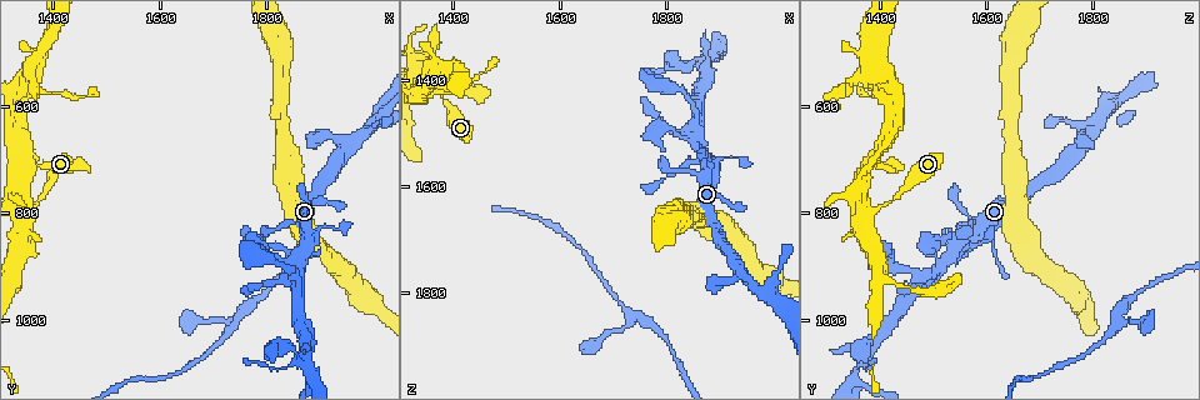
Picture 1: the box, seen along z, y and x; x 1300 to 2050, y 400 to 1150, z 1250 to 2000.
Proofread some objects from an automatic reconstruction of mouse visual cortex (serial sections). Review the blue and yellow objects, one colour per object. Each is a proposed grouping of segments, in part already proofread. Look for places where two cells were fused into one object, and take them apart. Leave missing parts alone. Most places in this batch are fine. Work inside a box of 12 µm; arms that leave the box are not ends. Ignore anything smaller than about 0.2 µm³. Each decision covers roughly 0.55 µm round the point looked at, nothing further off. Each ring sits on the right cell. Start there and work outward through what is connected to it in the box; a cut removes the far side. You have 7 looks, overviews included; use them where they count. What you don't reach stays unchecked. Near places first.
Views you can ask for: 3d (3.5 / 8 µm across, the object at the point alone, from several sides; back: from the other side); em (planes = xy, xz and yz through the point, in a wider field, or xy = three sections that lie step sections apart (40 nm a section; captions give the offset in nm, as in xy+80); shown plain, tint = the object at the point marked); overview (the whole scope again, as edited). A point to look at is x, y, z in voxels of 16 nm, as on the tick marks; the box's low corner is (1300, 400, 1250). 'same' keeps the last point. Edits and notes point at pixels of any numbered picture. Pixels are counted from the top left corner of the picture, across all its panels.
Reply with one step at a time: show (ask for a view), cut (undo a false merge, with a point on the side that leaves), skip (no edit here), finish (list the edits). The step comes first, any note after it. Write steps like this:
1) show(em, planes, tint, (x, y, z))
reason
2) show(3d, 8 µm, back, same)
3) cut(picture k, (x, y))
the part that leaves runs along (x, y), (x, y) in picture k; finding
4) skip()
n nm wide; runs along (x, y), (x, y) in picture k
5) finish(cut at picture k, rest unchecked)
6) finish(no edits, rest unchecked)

show(3d, 3.5 µm, back, (1355, 810, 1370))
abrupt turn

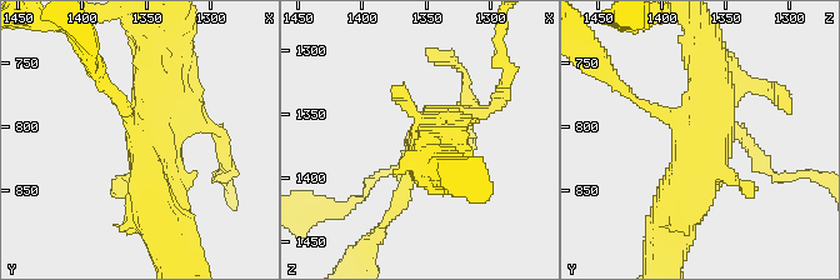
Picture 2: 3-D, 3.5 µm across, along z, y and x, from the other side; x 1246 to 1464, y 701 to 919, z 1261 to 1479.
show(em, xy, step 3, tint, (1352, 804, 1372))

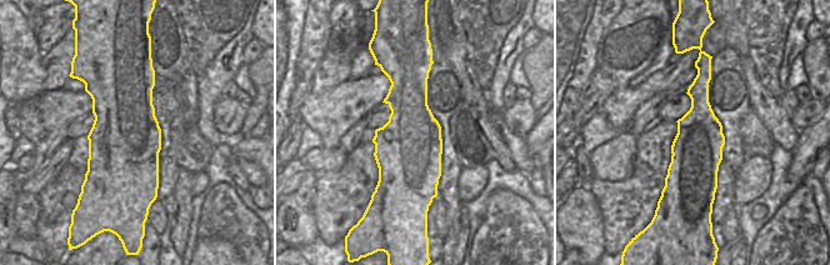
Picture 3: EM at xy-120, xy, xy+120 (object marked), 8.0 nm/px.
skip()
550 nm wide; runs along (634, 96), (698, 135), (708, 58) in picture 2; one cell here

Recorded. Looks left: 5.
show(3d, 3.5 µm, (1855, 925, 1495))
two arms in line, one across

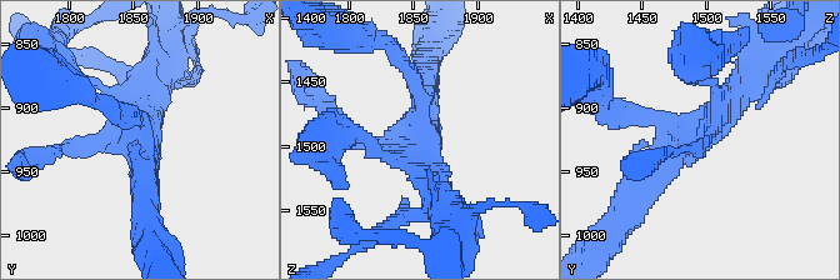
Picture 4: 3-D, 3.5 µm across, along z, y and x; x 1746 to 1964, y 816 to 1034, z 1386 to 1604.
show(em, xy, step 1, tint, (1856, 922, 1488))

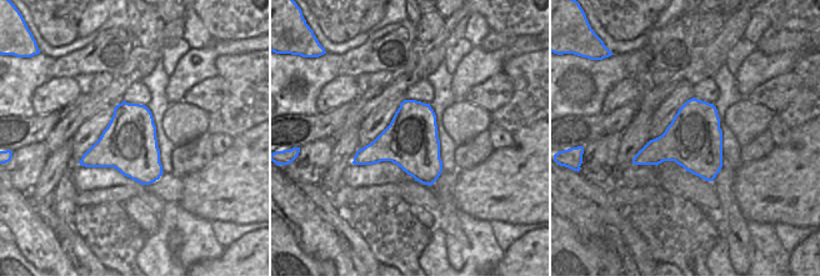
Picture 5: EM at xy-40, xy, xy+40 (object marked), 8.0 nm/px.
skip()
runs along (753, 80), (630, 203) in picture 4; one cell here

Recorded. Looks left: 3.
show(3d, 3.5 µm, (1865, 1080, 1365))
sharp bend

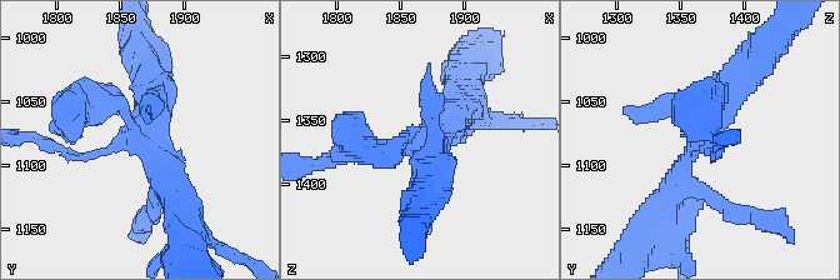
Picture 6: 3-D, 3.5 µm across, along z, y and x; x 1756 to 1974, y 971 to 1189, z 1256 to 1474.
show(em, xy, step 2, tint, (1862, 1078, 1370))
shape alone is not enough

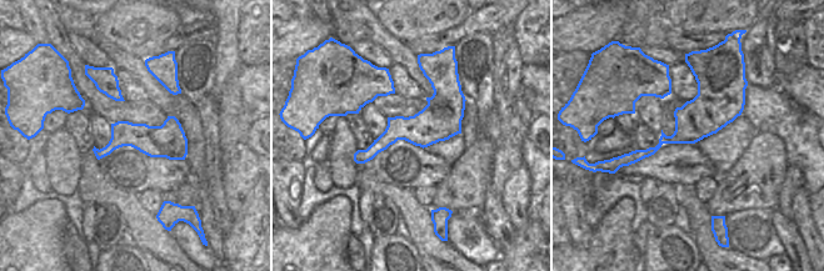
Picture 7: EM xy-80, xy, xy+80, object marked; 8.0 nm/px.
show(em, xy, step 5, tint, same)
cut it another way

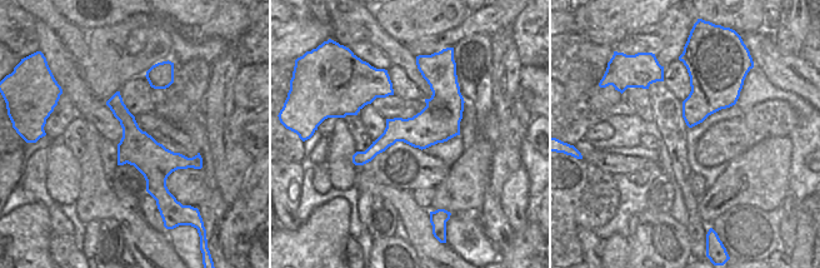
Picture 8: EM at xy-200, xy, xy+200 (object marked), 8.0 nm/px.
skip()
runs along (425, 72), (438, 105), (358, 162) in picture 8; one cell here

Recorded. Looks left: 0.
finish(no edits, rest unchecked)

